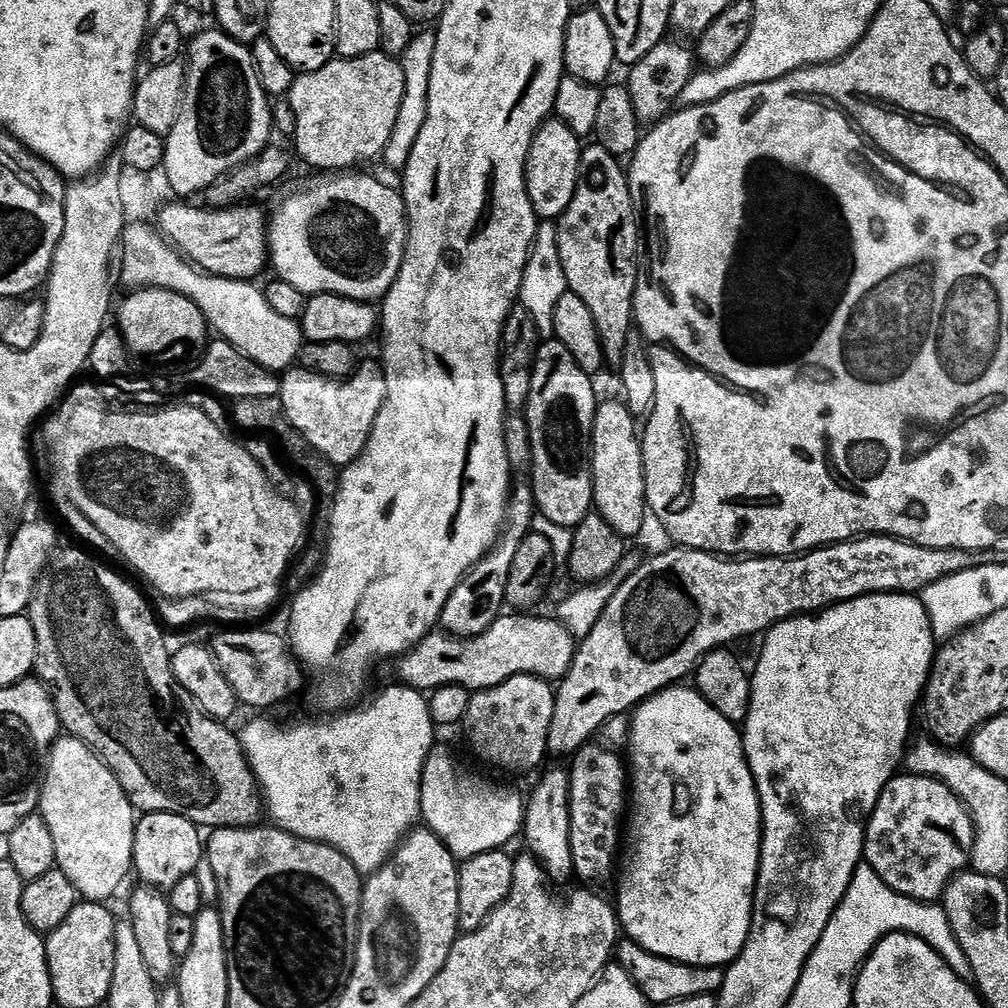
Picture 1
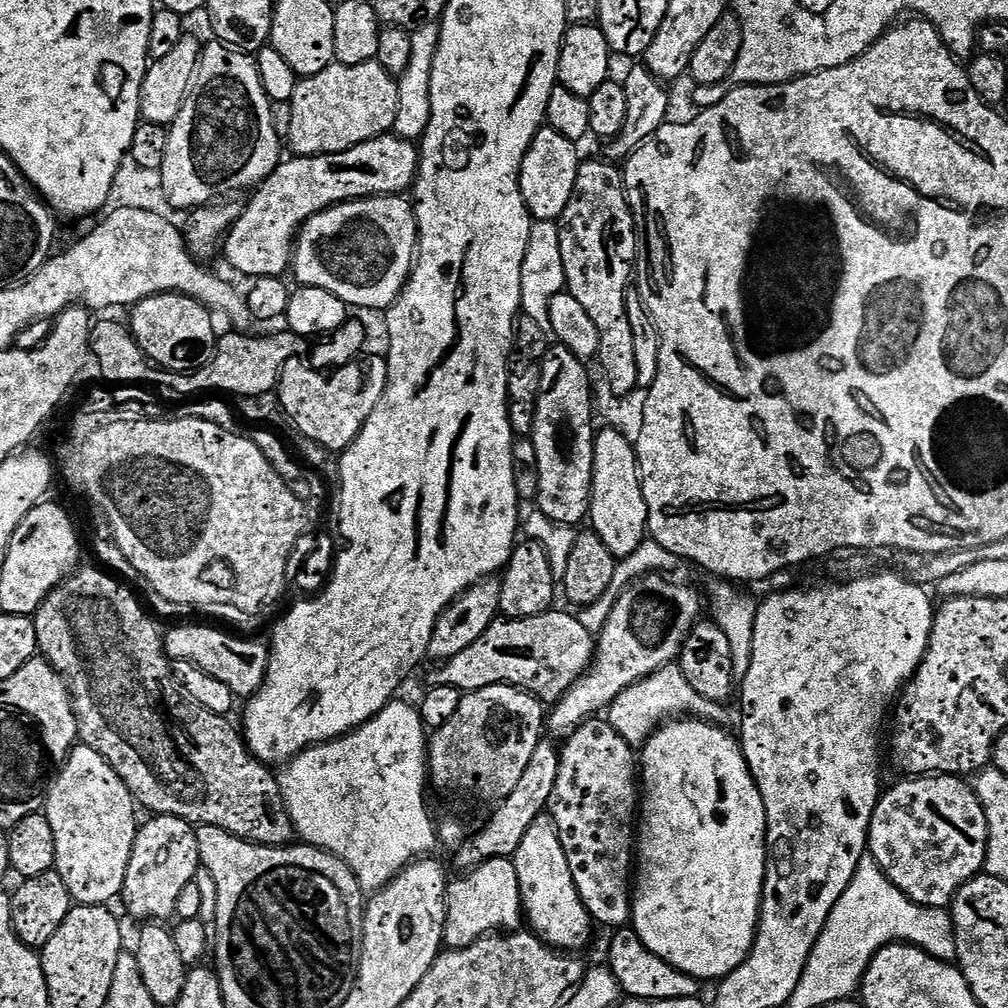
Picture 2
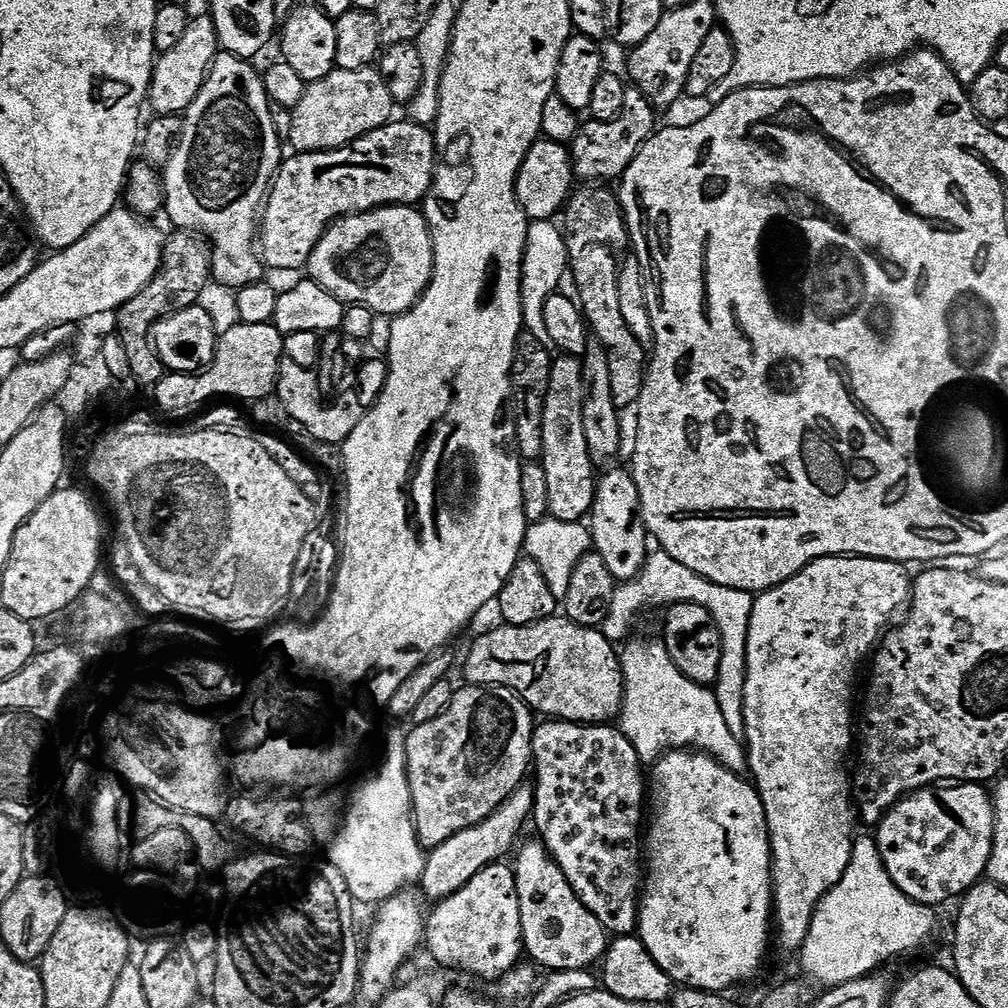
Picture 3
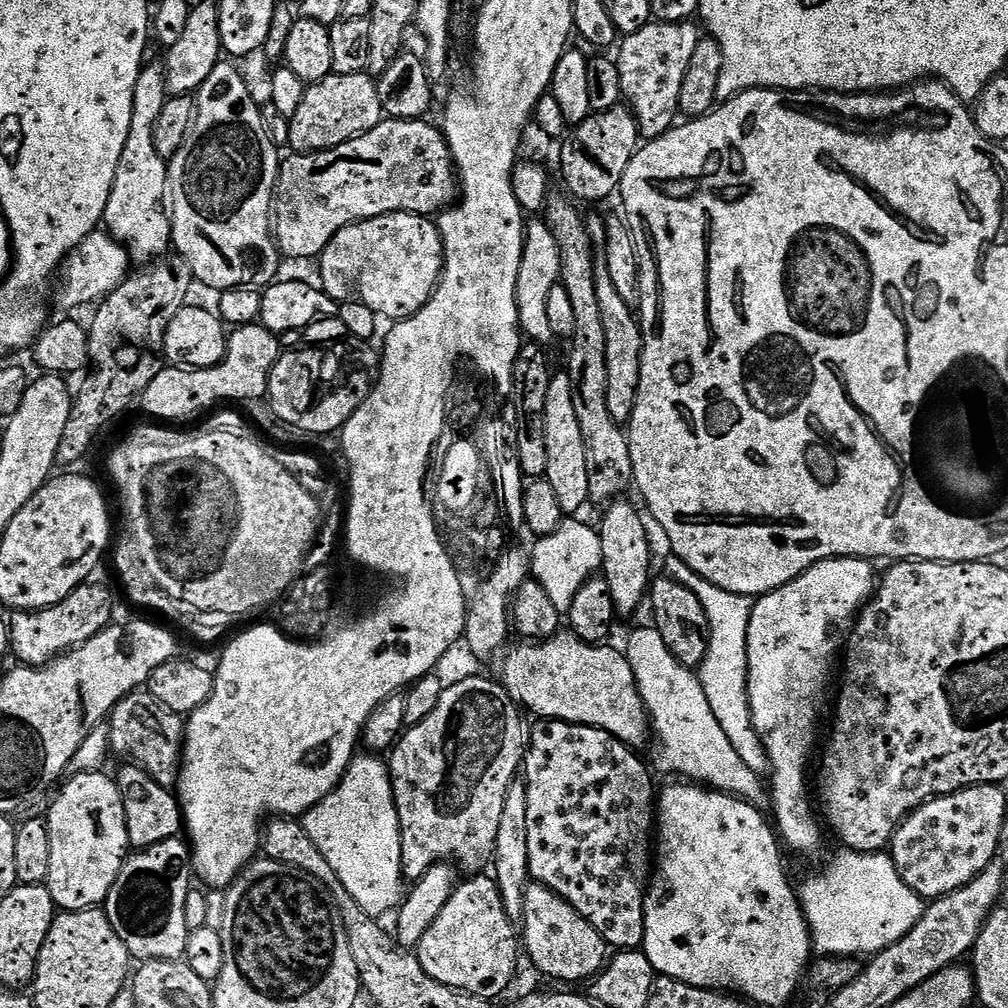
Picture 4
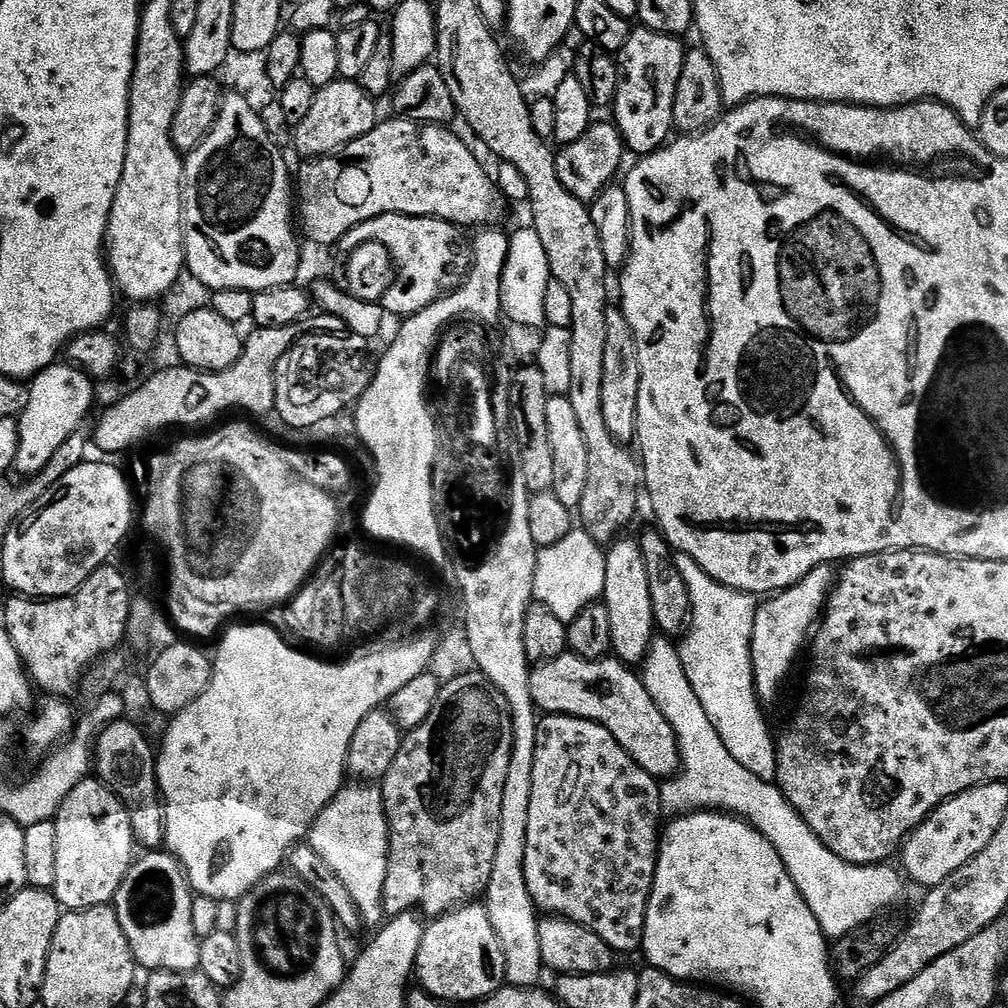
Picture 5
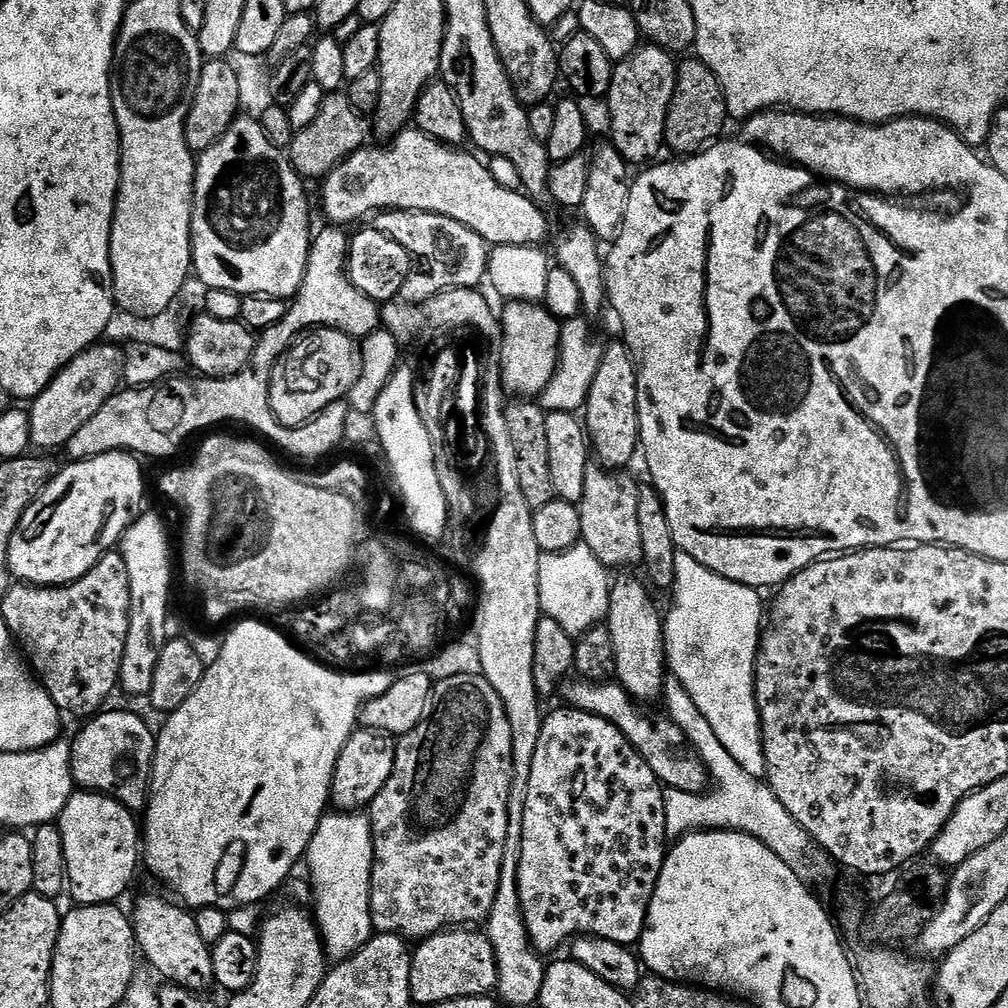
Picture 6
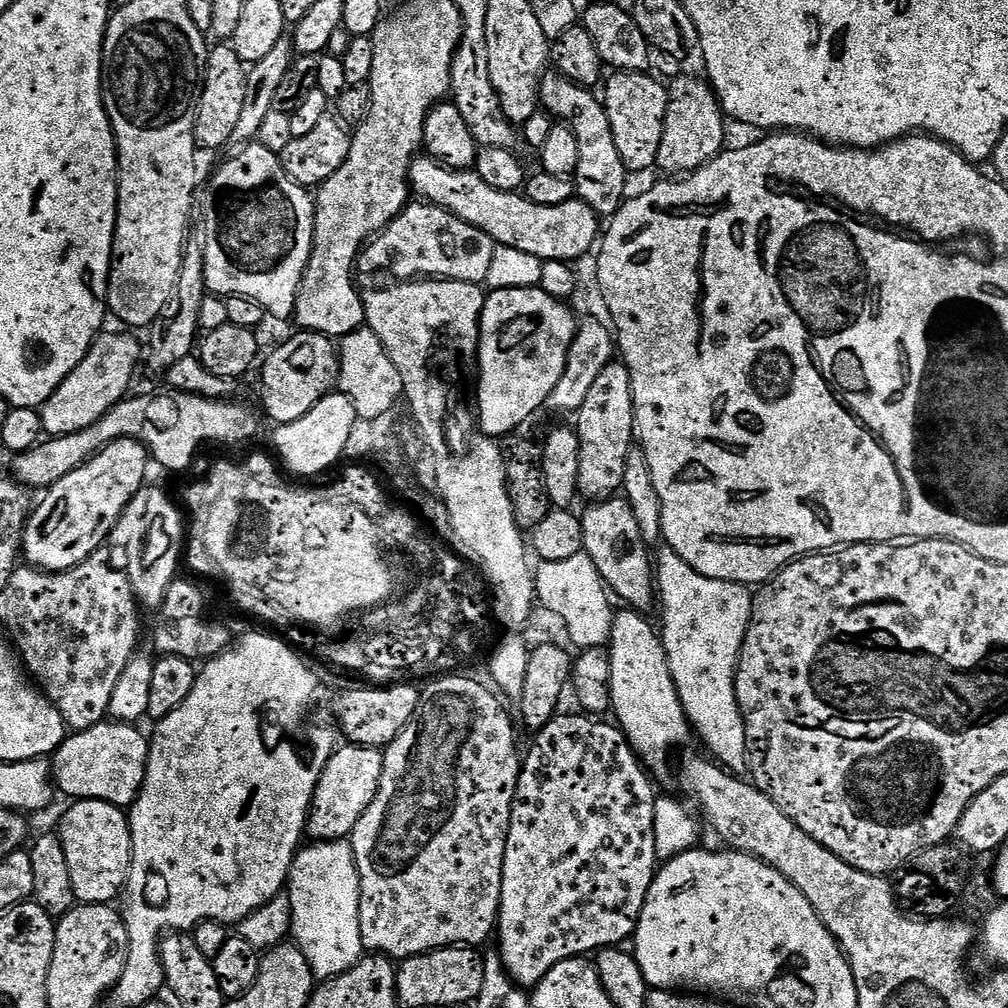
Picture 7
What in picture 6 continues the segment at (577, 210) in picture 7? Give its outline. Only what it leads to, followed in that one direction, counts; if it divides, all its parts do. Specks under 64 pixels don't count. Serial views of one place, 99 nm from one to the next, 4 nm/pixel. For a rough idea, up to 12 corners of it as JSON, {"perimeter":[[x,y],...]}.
{"perimeter":[[409,126],[323,177],[324,212],[462,222],[543,245],[548,216],[479,155]]}

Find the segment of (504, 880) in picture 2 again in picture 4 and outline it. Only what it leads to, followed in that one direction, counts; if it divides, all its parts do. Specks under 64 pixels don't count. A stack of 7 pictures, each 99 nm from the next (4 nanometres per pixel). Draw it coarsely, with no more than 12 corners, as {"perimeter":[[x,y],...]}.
{"perimeter":[[495,879],[459,885],[422,934],[438,982],[497,998],[522,956]]}

